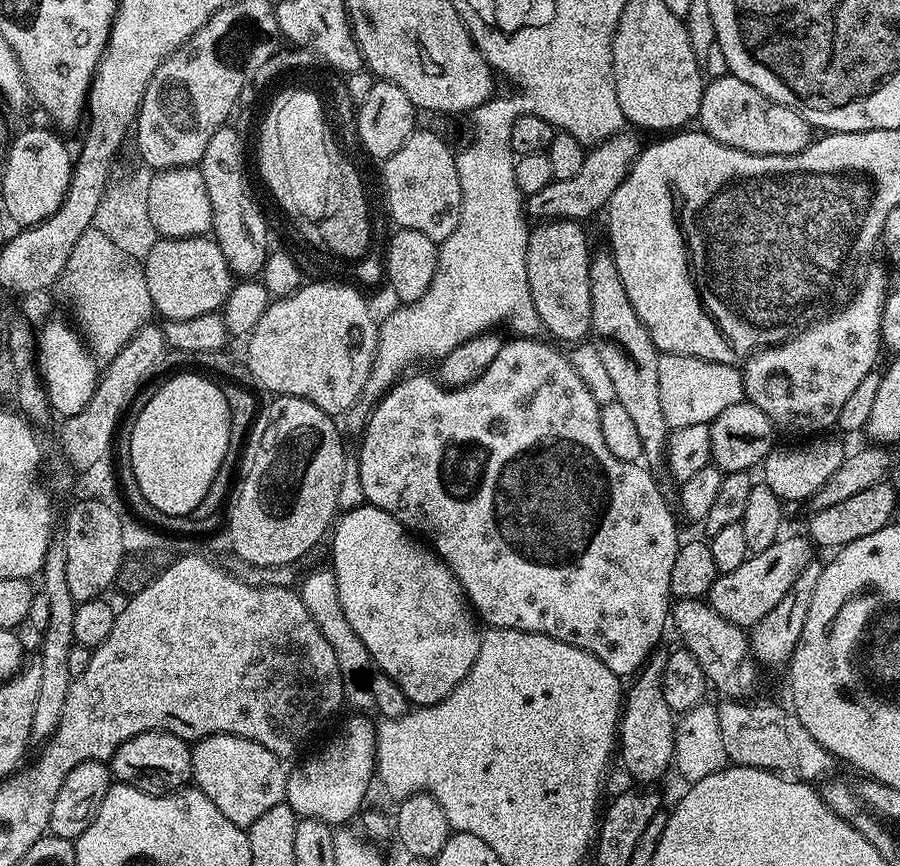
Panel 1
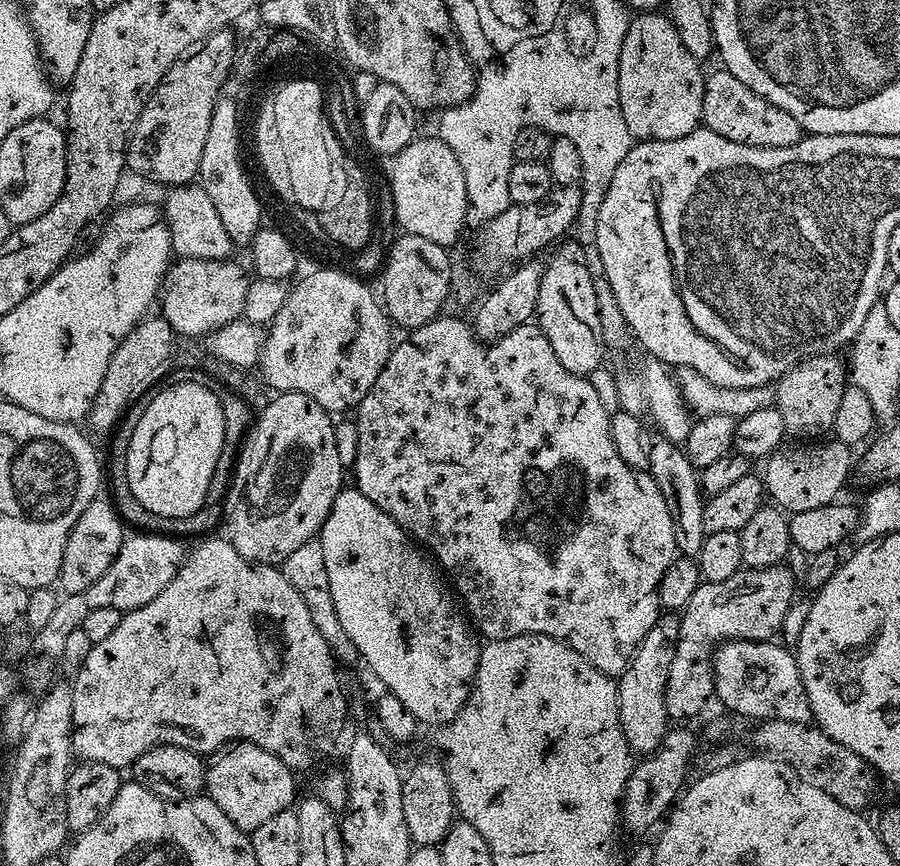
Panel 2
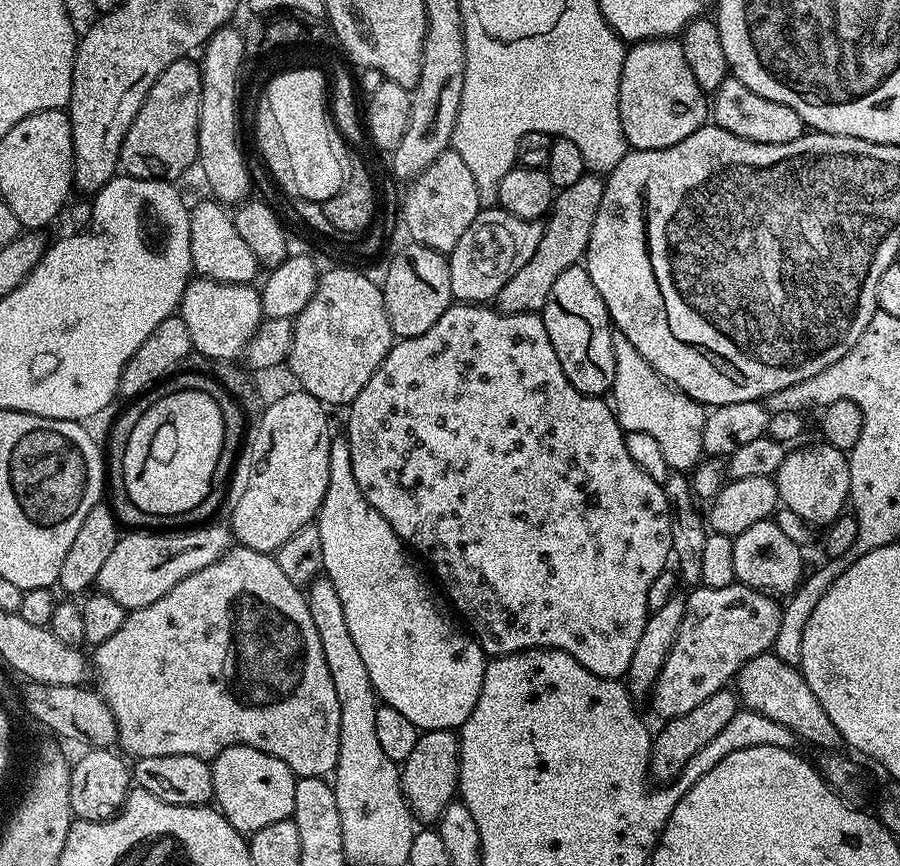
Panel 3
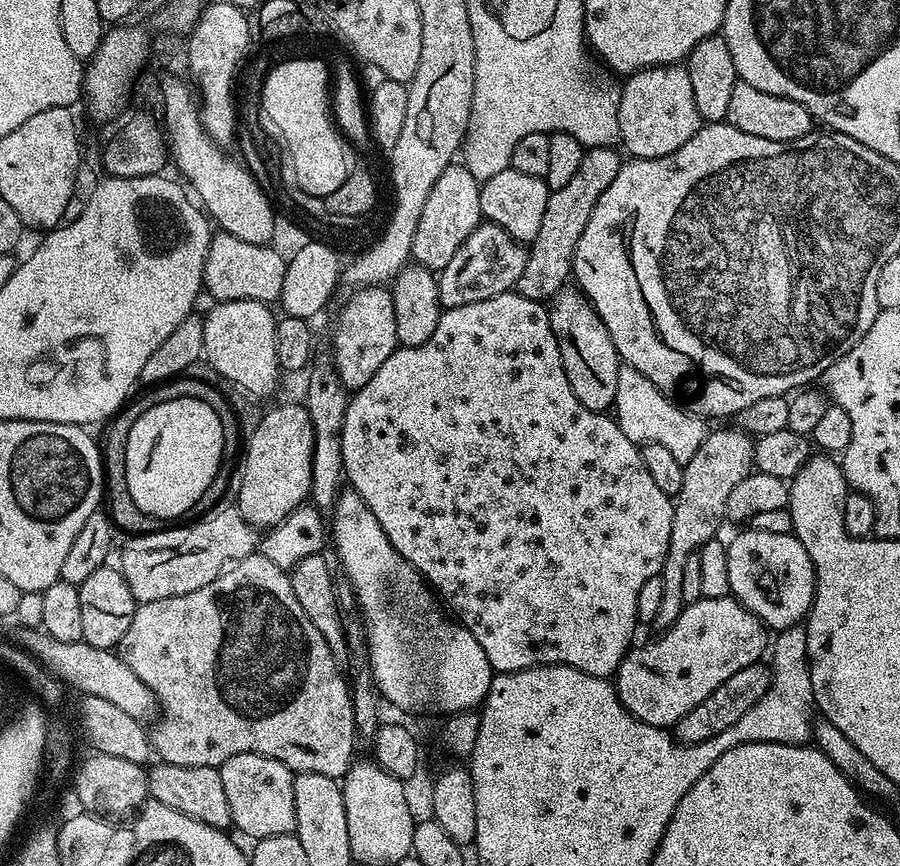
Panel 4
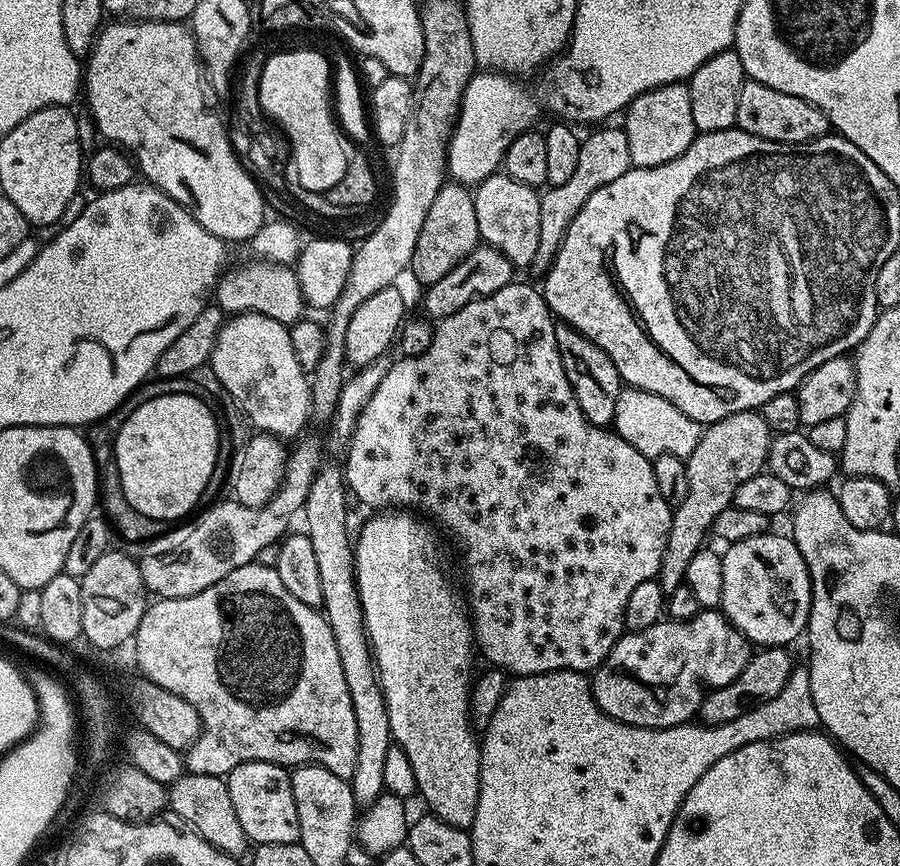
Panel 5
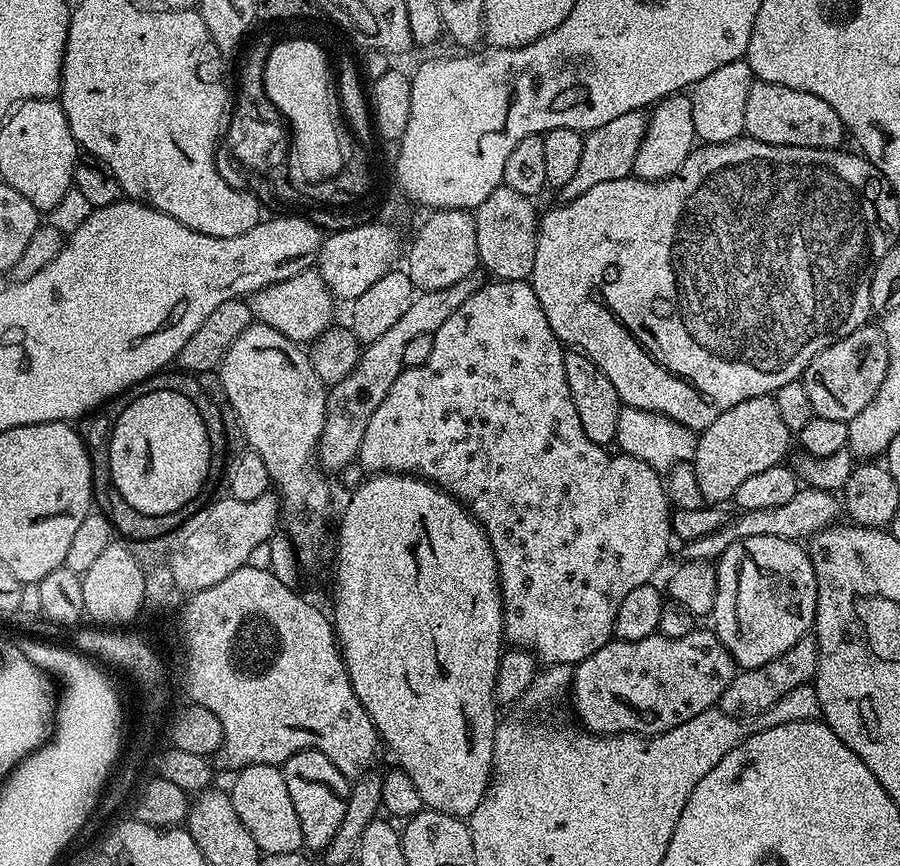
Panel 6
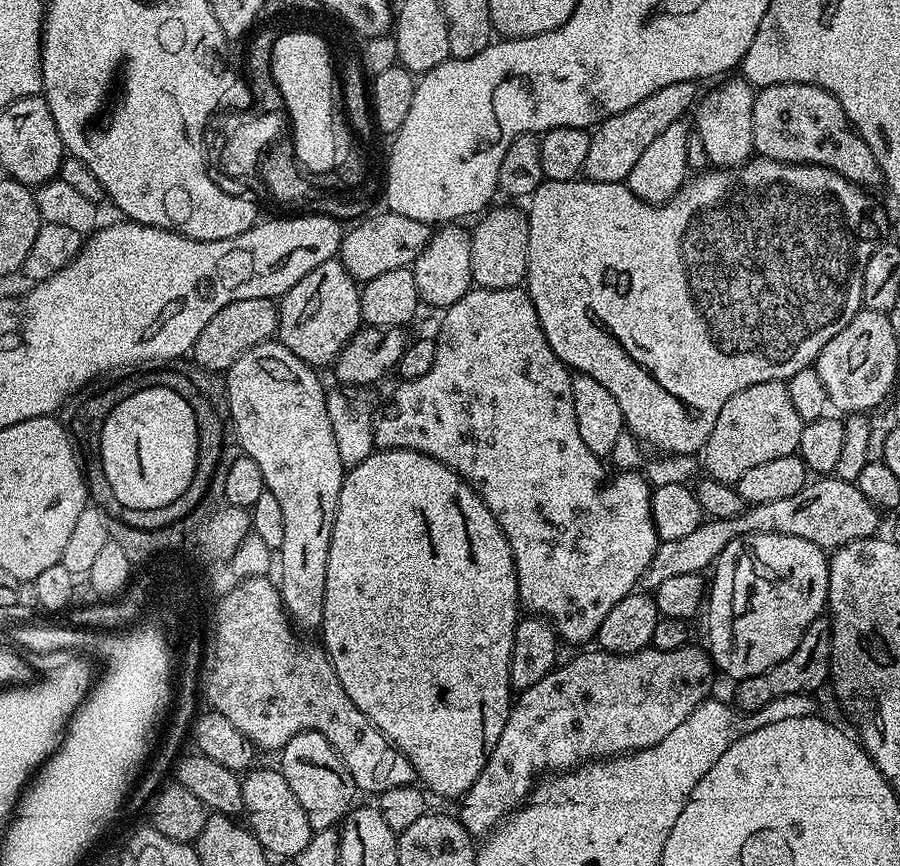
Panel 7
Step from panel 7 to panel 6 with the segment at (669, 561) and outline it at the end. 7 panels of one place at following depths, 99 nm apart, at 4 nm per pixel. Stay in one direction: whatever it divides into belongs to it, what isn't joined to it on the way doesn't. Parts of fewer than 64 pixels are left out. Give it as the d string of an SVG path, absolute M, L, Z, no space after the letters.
M804 486L783 506L770 506L766 510L741 511L736 515L733 515L721 528L714 530L714 534L706 534L697 540L687 541L687 559L719 561L720 555L728 551L730 545L746 538L786 538L797 542L803 541L805 538L815 536L823 528L831 528L837 523L842 516L842 504L833 493Z

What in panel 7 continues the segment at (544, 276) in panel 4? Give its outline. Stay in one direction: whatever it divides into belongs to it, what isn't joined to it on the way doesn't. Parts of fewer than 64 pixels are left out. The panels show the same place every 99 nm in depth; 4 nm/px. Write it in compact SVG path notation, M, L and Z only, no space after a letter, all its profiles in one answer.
M697 81L674 82L670 86L662 86L662 90L654 90L642 102L630 106L630 110L622 110L622 114L614 114L595 125L590 132L590 150L586 154L583 175L594 182L610 182L618 184L627 181L630 170L634 170L634 162L642 155L642 150L666 130L666 126L677 123L684 115L691 113L698 103Z

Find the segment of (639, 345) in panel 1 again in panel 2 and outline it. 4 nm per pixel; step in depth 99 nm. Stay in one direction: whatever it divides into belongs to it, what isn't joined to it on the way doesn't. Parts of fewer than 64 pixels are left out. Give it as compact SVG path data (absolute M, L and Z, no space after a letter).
M653 439L648 445L650 458L646 469L654 478L658 490L662 490L662 499L666 502L666 510L670 510L670 518L674 522L674 542L676 551L681 556L695 558L702 550L702 542L706 535L702 526L702 510L705 497L700 486L700 473L690 462L687 451L679 443L668 439Z

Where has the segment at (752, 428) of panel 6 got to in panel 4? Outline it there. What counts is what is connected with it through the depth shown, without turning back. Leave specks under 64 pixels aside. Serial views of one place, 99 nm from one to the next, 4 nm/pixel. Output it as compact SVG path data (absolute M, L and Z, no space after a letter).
M720 428L717 432L709 431L705 440L698 447L698 452L684 465L682 490L674 498L672 521L670 522L670 546L664 559L659 576L662 578L662 606L658 606L654 624L663 630L678 622L685 602L682 598L682 573L686 571L686 562L699 553L700 547L710 542L717 535L720 523L726 520L726 501L734 486L742 482L753 471L753 437L743 428Z

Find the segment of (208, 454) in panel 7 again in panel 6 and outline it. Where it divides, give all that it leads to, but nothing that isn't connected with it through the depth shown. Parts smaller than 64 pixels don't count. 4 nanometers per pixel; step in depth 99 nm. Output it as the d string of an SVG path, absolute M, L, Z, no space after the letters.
M164 370L155 376L148 376L142 382L138 382L127 392L122 392L118 396L113 396L111 400L100 405L99 408L92 409L86 416L81 416L78 421L78 431L80 440L84 443L84 448L88 451L88 457L92 463L92 498L95 507L103 512L108 520L112 523L113 529L117 533L120 532L125 541L131 542L142 539L162 538L168 535L176 528L185 523L183 511L171 512L165 516L151 516L150 514L142 514L138 510L134 510L130 506L130 502L126 502L126 498L122 498L122 494L118 494L118 490L112 481L110 474L110 438L112 431L116 425L116 419L122 414L122 410L126 410L126 406L130 406L132 400L136 400L142 394L150 394L154 390L166 390L167 388L175 388L178 394L186 394L195 400L198 410L202 414L204 423L208 426L208 437L210 438L210 450L212 451L212 461L208 467L209 473L213 477L223 477L226 472L226 465L229 463L228 443L226 442L226 426L222 422L222 410L220 409L220 400L217 397L207 396L205 389L198 386L198 380L195 375L181 372L179 370Z

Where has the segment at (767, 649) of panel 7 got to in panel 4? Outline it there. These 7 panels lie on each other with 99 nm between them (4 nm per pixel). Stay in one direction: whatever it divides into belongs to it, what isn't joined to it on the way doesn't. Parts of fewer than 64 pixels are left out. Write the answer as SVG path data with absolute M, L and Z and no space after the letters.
M749 527L748 532L740 532L733 540L727 541L728 561L730 562L730 593L735 596L736 601L742 606L746 606L746 610L750 610L757 618L763 622L764 627L769 630L779 630L789 628L795 624L801 623L807 617L808 611L812 608L812 599L816 597L816 568L812 564L810 554L806 554L806 546L803 539L796 534L766 534L766 530L758 530Z

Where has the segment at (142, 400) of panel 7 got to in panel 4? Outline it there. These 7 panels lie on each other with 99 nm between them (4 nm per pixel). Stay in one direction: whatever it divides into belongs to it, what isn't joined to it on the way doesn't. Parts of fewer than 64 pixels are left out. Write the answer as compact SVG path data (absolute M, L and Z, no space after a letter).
M179 396L158 402L130 426L130 438L124 447L124 477L142 514L161 522L176 520L199 505L210 482L222 470L224 439L222 422L206 402Z

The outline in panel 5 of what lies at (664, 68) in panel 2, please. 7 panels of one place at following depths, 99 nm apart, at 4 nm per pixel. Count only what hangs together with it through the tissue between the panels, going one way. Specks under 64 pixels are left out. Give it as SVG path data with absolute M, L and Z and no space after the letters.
M684 82L658 86L638 94L638 98L628 103L622 119L626 142L630 142L630 158L634 168L662 166L662 162L678 158L698 135L694 126L694 109L690 106L690 90Z

